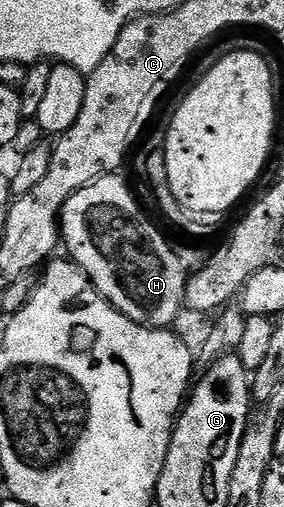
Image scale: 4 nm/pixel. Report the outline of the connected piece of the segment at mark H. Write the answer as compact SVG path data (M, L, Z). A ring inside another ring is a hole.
M120 176L99 178L86 188L74 192L60 211L62 242L72 255L71 261L83 270L97 292L118 312L143 326L168 328L184 306L186 273L178 255L172 251L164 234L140 211L132 190Z

